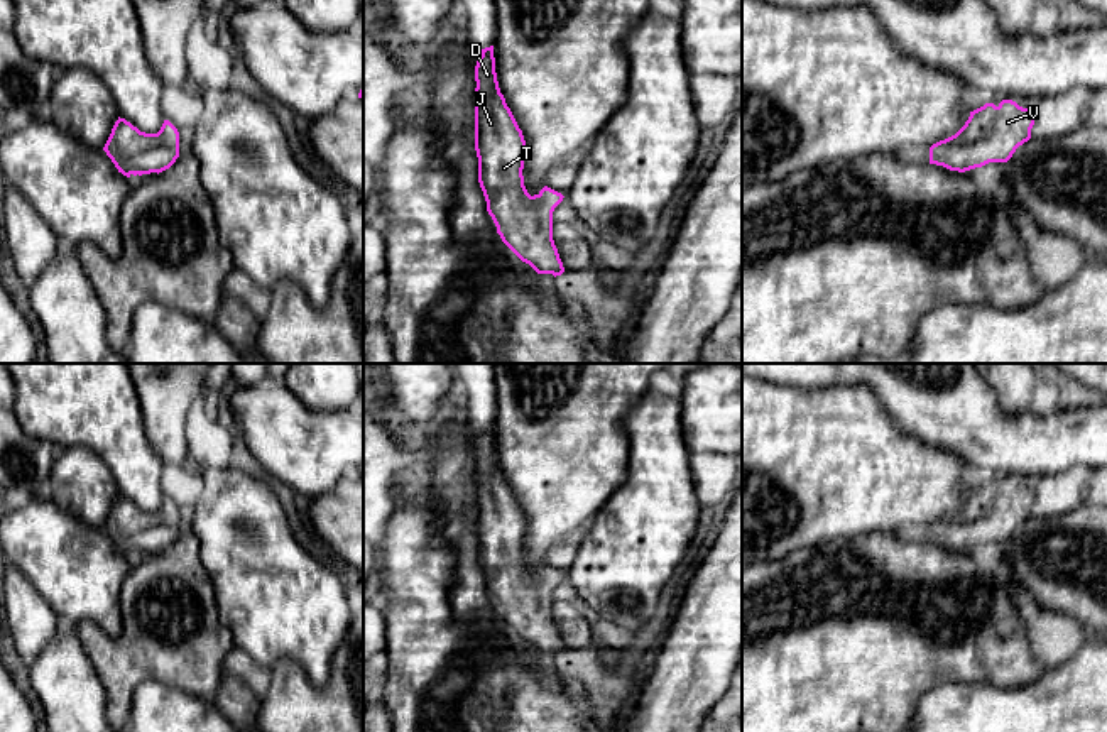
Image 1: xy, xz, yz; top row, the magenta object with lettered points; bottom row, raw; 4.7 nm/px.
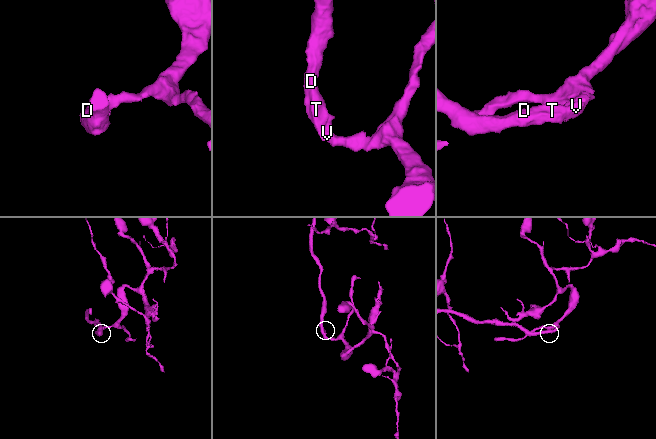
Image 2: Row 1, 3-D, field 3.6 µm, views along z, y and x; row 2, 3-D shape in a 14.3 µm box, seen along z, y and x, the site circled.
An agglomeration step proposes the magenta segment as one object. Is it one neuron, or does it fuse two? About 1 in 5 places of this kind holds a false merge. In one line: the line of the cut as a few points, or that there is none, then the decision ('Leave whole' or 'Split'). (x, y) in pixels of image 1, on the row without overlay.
No split. Leave whole

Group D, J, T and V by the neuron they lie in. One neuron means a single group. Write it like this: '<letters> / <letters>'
D J T V

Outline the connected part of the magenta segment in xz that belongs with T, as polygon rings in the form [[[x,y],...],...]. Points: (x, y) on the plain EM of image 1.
[[[494,424],[475,445],[475,529],[478,561],[502,620],[537,653],[564,651],[553,619],[553,590],[563,573],[544,565],[531,575],[524,565],[526,519],[500,472]]]

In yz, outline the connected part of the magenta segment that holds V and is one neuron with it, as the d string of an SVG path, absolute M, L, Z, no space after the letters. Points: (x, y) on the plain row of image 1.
M1012 478L997 485L985 482L970 490L955 514L930 526L930 543L965 551L989 541L1007 541L1031 517L1034 495L1036 487L1022 487Z

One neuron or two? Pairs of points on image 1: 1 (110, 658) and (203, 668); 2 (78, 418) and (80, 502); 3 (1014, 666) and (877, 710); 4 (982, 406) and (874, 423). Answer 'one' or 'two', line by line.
1: one
2: two
3: one
4: two

